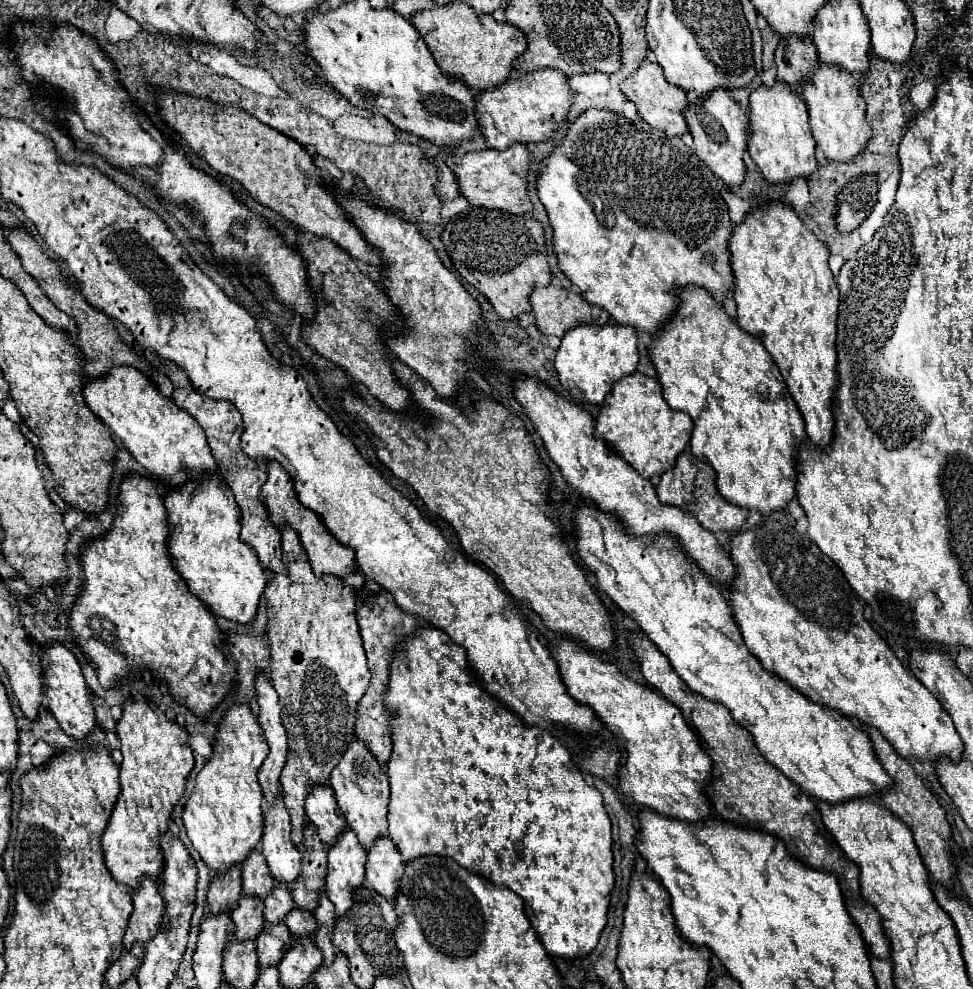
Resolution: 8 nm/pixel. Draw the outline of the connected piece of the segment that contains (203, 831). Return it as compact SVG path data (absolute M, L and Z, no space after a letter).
M232 704L218 724L212 756L198 772L194 792L190 794L182 812L182 822L186 826L188 838L192 840L200 858L214 872L226 872L230 866L240 864L250 854L250 850L258 846L264 820L262 788L256 774L266 754L268 744L252 708Z

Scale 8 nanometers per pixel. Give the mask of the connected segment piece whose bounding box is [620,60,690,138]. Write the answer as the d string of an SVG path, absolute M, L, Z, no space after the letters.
M642 62L642 66L638 68L636 74L628 76L622 84L620 84L622 92L636 104L640 116L652 126L652 128L658 128L658 130L664 130L668 138L680 138L682 134L688 134L688 126L686 126L686 106L690 104L688 102L688 96L686 92L680 88L680 86L674 86L670 82L664 80L664 74L662 74L662 68L656 64L656 62Z

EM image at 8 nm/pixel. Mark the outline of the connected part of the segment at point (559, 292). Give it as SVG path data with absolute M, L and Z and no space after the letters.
M544 286L536 288L530 294L530 304L532 304L532 314L536 316L536 324L542 334L546 336L558 336L562 338L570 328L580 326L580 324L592 324L592 326L604 326L610 322L610 314L598 306L588 304L578 290L568 290L568 288L558 288L558 286Z

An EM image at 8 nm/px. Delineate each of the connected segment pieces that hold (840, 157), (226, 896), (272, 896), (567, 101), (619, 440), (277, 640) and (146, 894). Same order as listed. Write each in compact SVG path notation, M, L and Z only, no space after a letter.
M820 64L814 74L806 80L802 98L808 104L810 114L810 128L818 142L820 152L830 162L852 162L870 140L872 128L866 122L866 104L860 96L860 88L854 76L838 66Z
M234 866L234 870L228 870L226 874L214 874L206 892L210 912L212 914L232 912L236 908L240 894L242 894L240 866Z
M276 882L276 886L264 898L264 918L266 922L280 922L294 906L296 904L290 896L288 886L282 886L282 882Z
M538 70L524 74L522 78L500 84L494 90L484 90L476 94L476 116L480 132L484 134L488 148L508 148L516 142L546 142L558 136L568 120L570 106L574 104L574 90L568 84L568 76L558 70Z
M636 372L618 380L618 384L614 384L614 388L606 394L604 406L596 418L594 434L598 434L600 440L628 460L640 476L652 478L674 468L678 454L690 442L692 418L684 412L672 410L666 404L658 380Z
M292 526L282 530L282 562L286 574L276 574L268 580L266 614L268 614L268 642L270 642L270 682L280 696L282 722L288 732L288 760L280 774L280 786L284 794L284 804L292 822L292 840L296 846L302 842L304 826L304 800L312 784L326 784L330 770L340 762L344 750L354 738L354 718L356 704L366 692L370 682L370 672L366 666L366 654L356 622L356 590L346 586L338 576L316 576L308 562L308 554L300 544L300 536Z
M152 878L140 882L138 888L132 890L132 914L122 936L122 944L126 950L134 942L148 942L160 928L164 916L164 900L158 894L158 888Z

